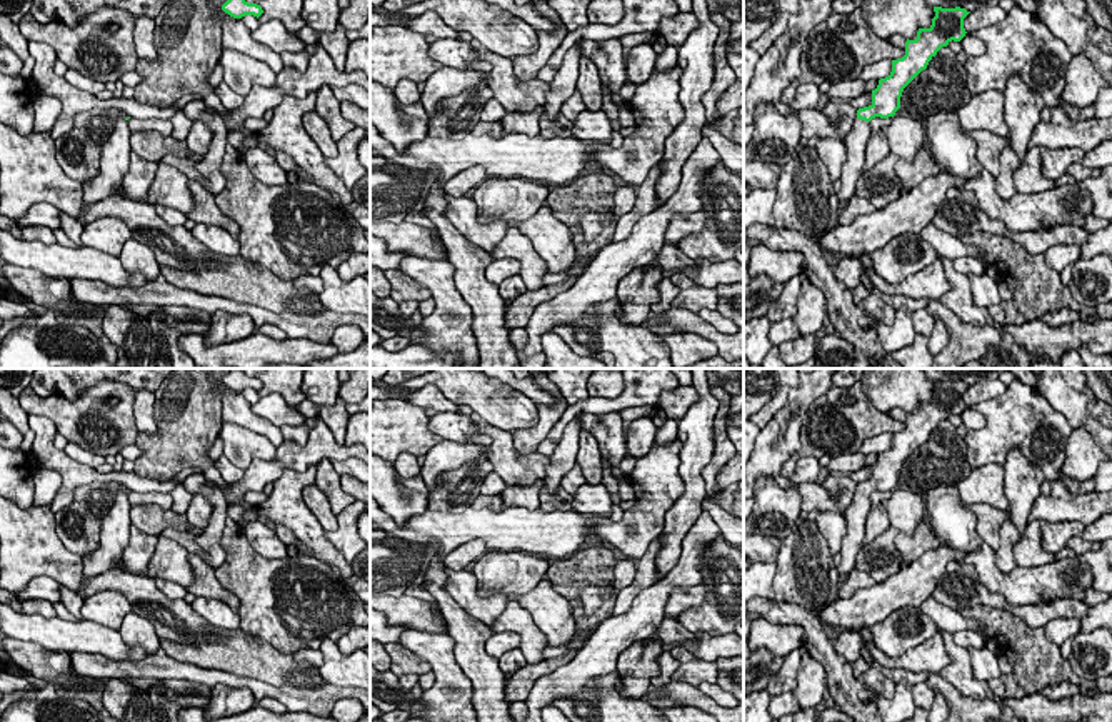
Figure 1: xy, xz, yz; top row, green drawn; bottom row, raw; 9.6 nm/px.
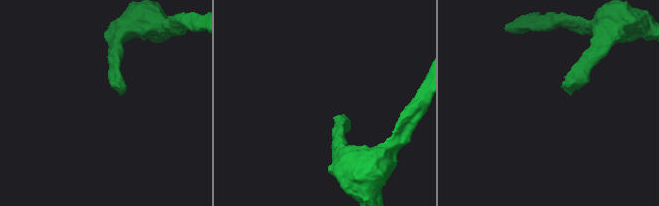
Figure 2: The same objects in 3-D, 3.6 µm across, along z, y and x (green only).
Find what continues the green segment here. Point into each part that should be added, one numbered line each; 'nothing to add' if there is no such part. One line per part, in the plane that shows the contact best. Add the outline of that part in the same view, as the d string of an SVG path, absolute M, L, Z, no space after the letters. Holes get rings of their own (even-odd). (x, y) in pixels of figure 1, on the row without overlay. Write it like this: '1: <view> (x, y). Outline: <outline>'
1: yz (856, 516). Outline: M855 492L850 507L845 510L847 534L842 540L842 549L840 549L842 560L840 565L837 567L840 585L847 582L849 574L855 569L855 559L865 539L865 524L870 509L872 509L870 497Z

